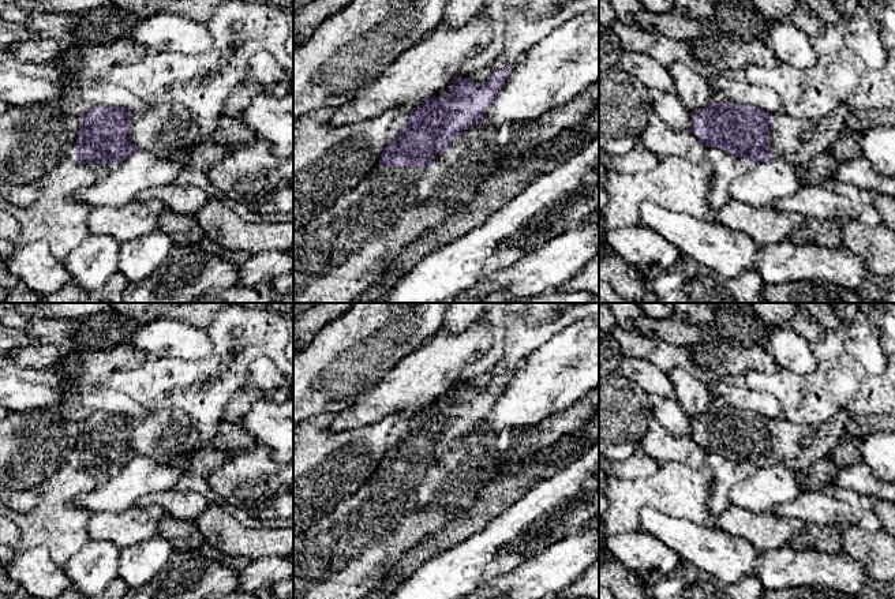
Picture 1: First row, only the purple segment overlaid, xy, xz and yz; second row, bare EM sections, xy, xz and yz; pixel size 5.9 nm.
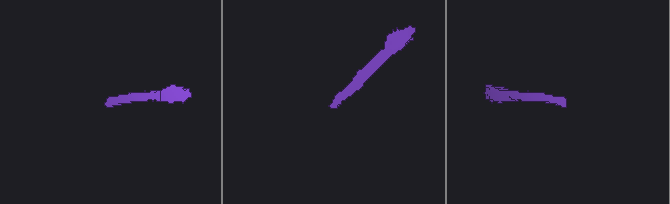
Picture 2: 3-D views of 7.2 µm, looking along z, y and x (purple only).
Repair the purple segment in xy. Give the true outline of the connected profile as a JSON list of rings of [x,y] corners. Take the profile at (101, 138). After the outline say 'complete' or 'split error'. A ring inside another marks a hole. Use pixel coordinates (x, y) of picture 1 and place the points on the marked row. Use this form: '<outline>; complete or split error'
[[[162,104],[143,112],[94,106],[80,117],[75,156],[83,164],[117,165],[136,150],[180,161],[202,139],[184,105]]]; split error

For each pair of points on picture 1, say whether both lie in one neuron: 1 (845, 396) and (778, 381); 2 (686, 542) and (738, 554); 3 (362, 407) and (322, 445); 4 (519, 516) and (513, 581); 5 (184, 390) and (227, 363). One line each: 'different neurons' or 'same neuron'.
1: same neuron
2: same neuron
3: different neurons
4: different neurons
5: same neuron

